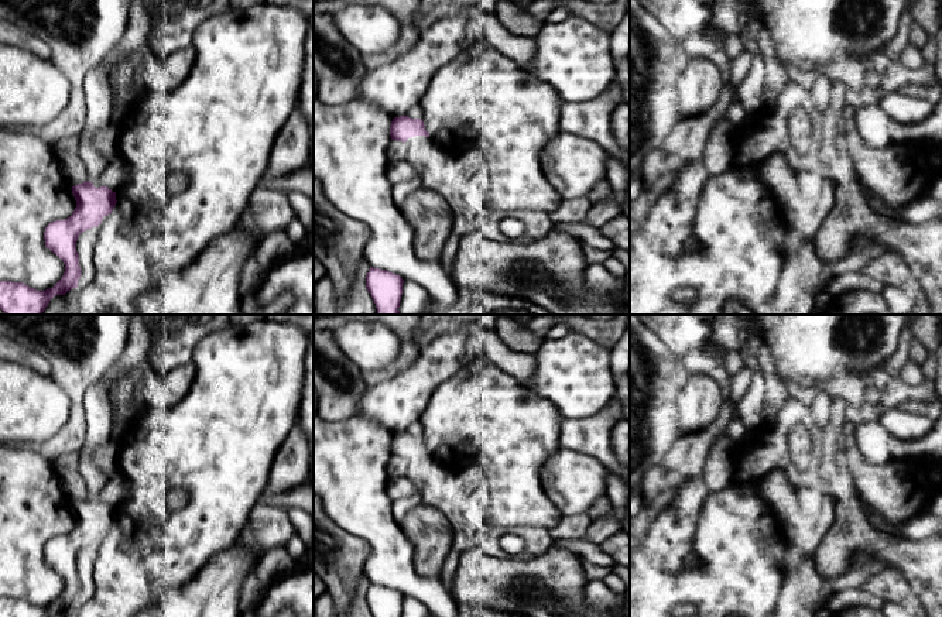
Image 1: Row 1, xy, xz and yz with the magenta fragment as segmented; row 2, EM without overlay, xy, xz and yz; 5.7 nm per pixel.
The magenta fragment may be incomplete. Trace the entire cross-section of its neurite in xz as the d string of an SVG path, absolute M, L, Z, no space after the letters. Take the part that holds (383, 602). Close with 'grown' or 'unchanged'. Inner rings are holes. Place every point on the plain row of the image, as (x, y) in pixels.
M370 583L366 603L373 617L401 617L404 596L386 586Z; unchanged

